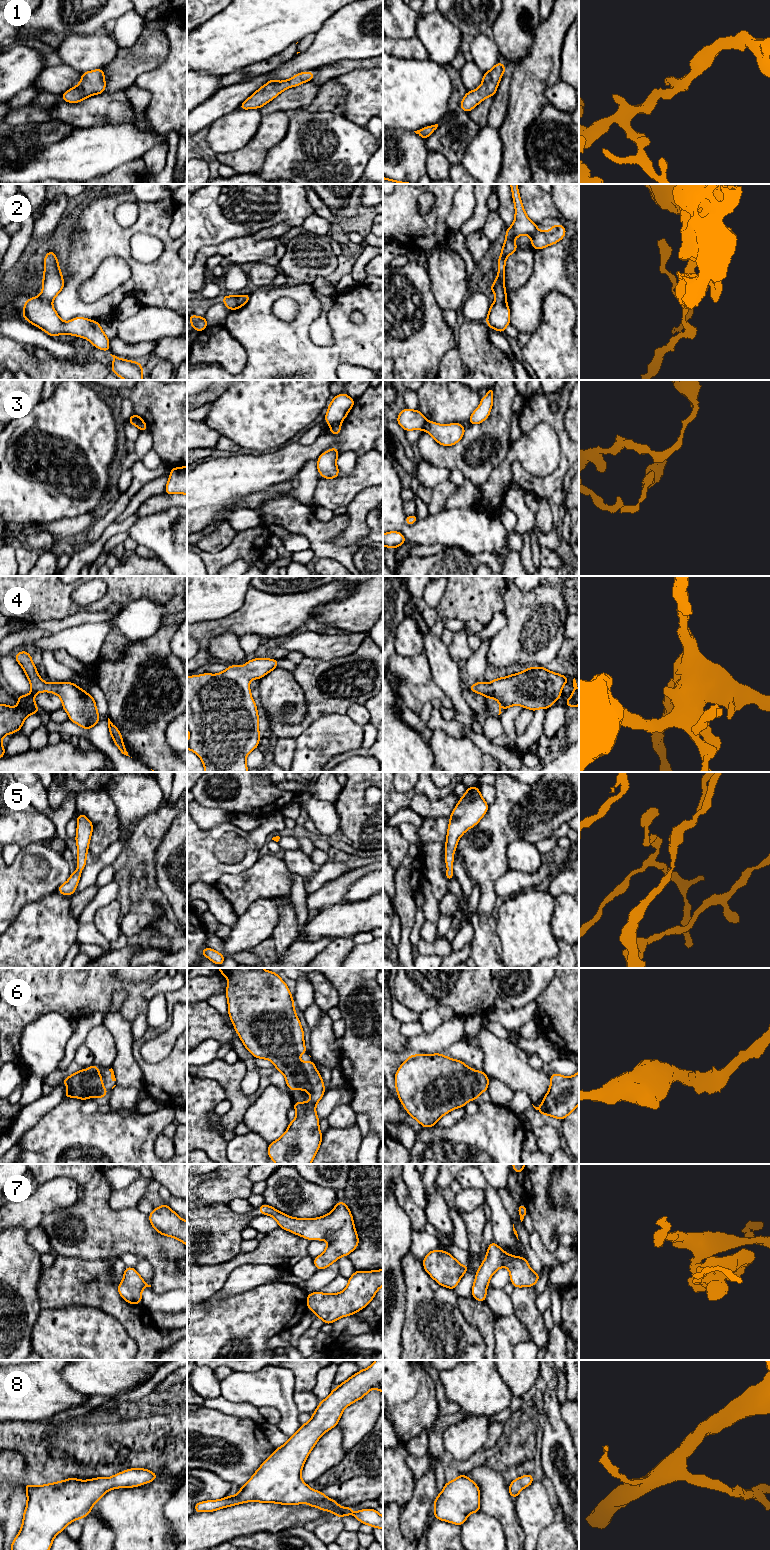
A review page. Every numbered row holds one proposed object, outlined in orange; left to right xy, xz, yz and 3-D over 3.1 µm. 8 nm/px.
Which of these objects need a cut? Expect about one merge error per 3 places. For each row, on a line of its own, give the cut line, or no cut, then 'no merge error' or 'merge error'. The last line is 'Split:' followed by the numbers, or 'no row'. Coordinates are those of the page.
1: no cut; no merge error
2: cut in xy along (38, 296), (51, 303); merge error
3: cut in xz along (340, 421), (336, 421), (331, 425); merge error
4: no cut; no merge error
5: no cut; no merge error
6: no cut; no merge error
7: no cut; no merge error
8: no cut; no merge error
Split: 2, 3

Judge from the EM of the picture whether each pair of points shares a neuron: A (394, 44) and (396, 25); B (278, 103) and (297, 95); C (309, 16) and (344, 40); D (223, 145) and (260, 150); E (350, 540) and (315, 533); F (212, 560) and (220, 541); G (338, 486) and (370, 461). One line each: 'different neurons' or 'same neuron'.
A: different neurons
B: same neuron
C: different neurons
D: different neurons
E: different neurons
F: different neurons
G: same neuron

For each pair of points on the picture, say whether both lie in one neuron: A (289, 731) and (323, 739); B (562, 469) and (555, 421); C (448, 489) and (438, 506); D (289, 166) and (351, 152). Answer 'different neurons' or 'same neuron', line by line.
A: different neurons
B: same neuron
C: same neuron
D: same neuron

